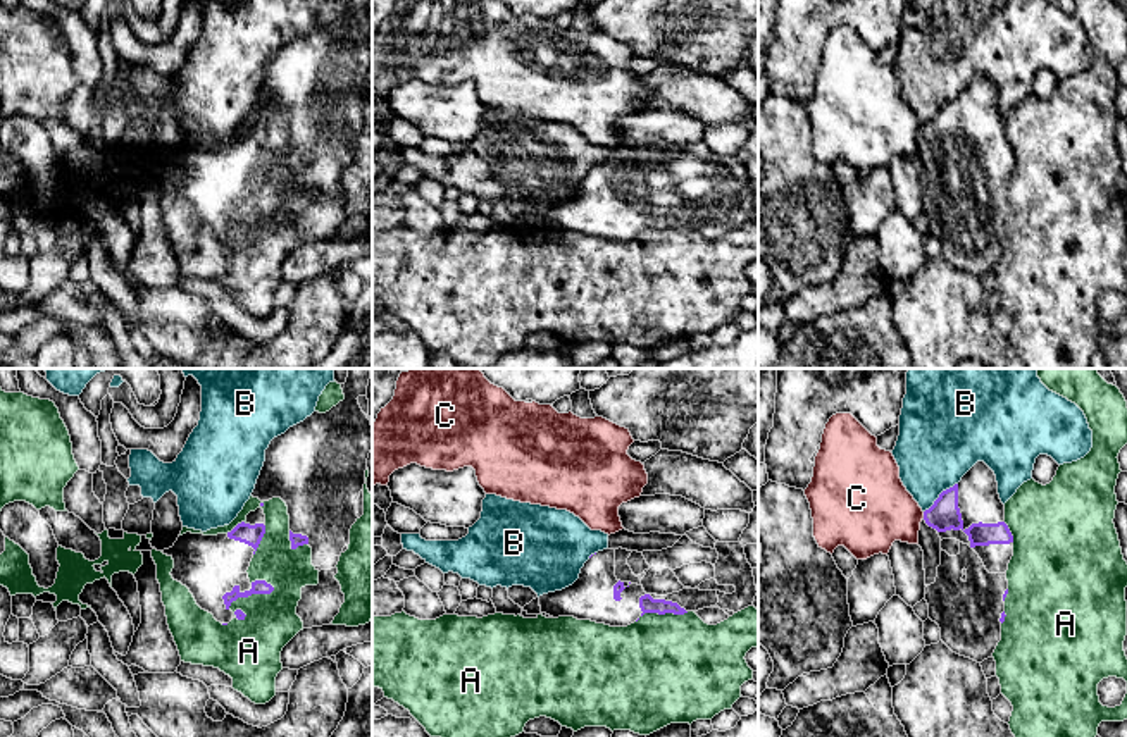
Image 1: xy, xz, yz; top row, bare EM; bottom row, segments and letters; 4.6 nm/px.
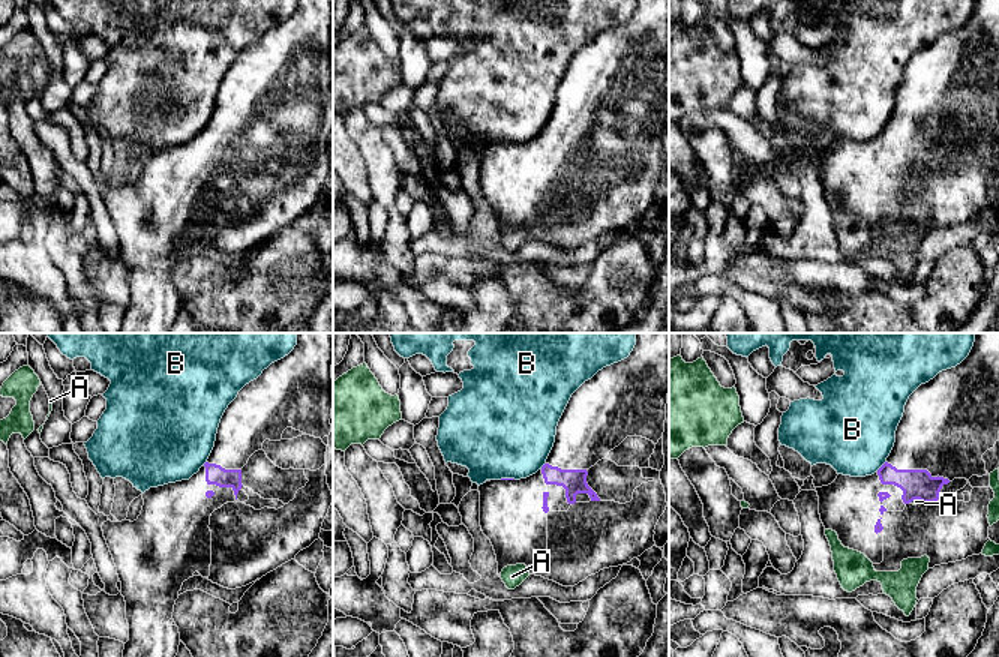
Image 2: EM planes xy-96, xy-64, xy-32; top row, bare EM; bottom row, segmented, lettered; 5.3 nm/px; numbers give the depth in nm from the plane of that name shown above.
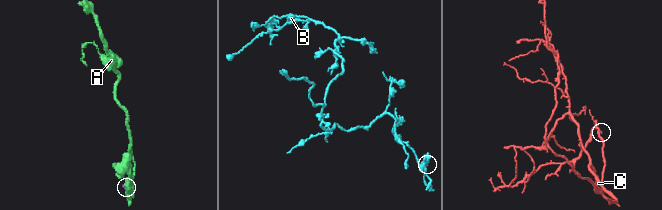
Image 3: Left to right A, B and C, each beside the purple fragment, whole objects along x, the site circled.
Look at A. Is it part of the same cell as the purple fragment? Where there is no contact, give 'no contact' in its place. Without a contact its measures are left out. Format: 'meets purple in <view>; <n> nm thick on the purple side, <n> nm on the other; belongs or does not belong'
meets purple in xy; 60 nm thick on the purple side, 280 nm on the other; does not belong

